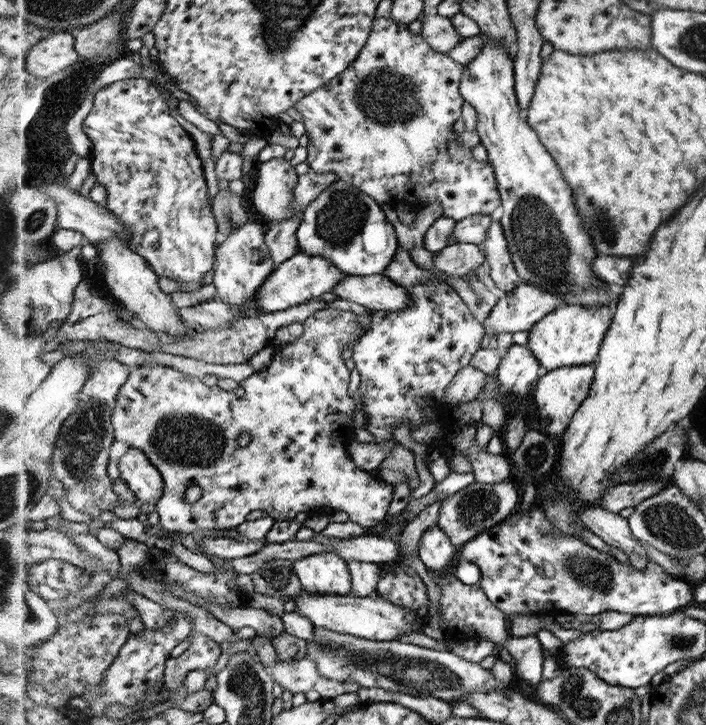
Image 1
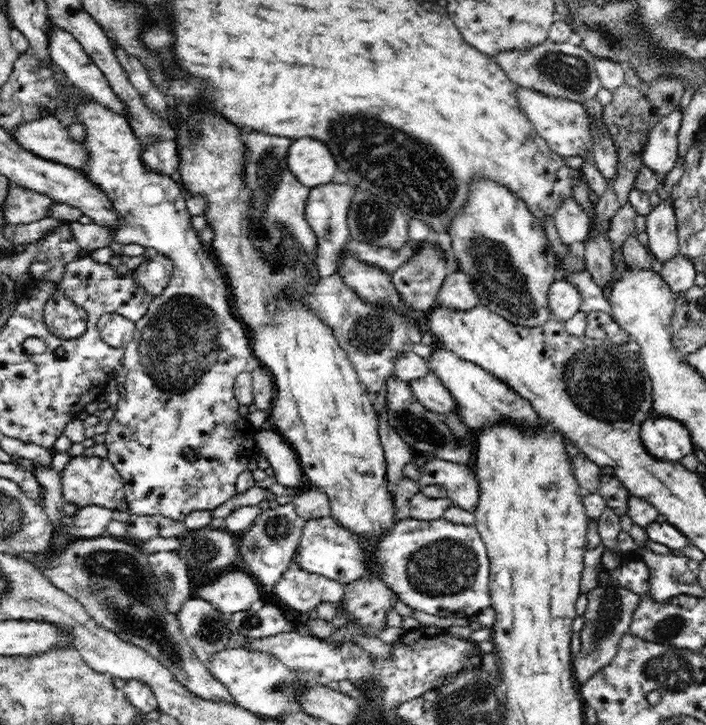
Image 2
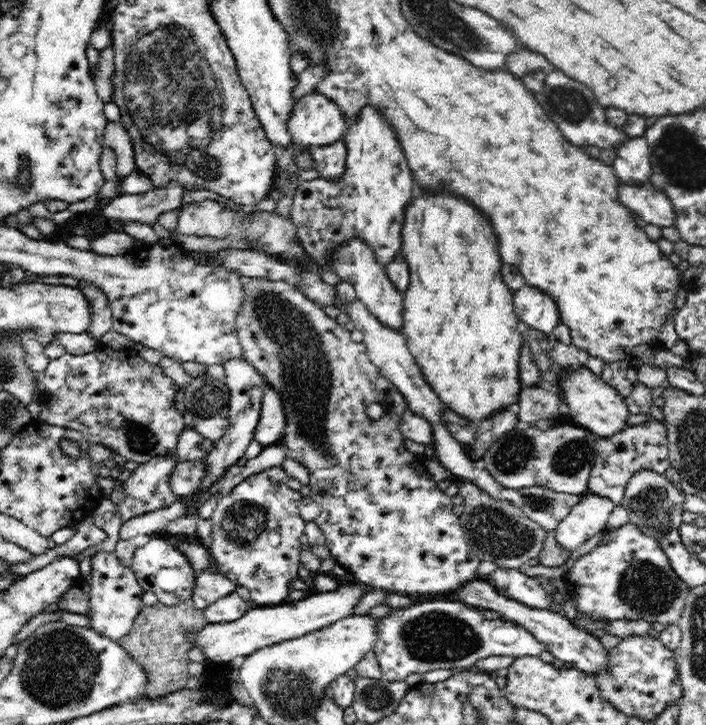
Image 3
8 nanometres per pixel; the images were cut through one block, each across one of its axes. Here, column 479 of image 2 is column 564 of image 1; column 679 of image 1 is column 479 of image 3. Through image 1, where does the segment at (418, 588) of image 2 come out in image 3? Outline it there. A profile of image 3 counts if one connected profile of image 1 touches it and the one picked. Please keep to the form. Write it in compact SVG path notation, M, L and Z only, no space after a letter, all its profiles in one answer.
M478 578L468 582L456 592L458 594L457 600L461 603L480 611L493 610L500 614L500 618L523 626L536 640L546 645L547 650L551 651L555 658L573 664L579 671L596 676L596 674L603 673L607 669L607 649L604 648L599 639L586 631L582 631L582 629L578 629L576 625L572 625L568 617L561 615L560 612L536 609L536 607L526 606L522 602L500 595L489 579Z

